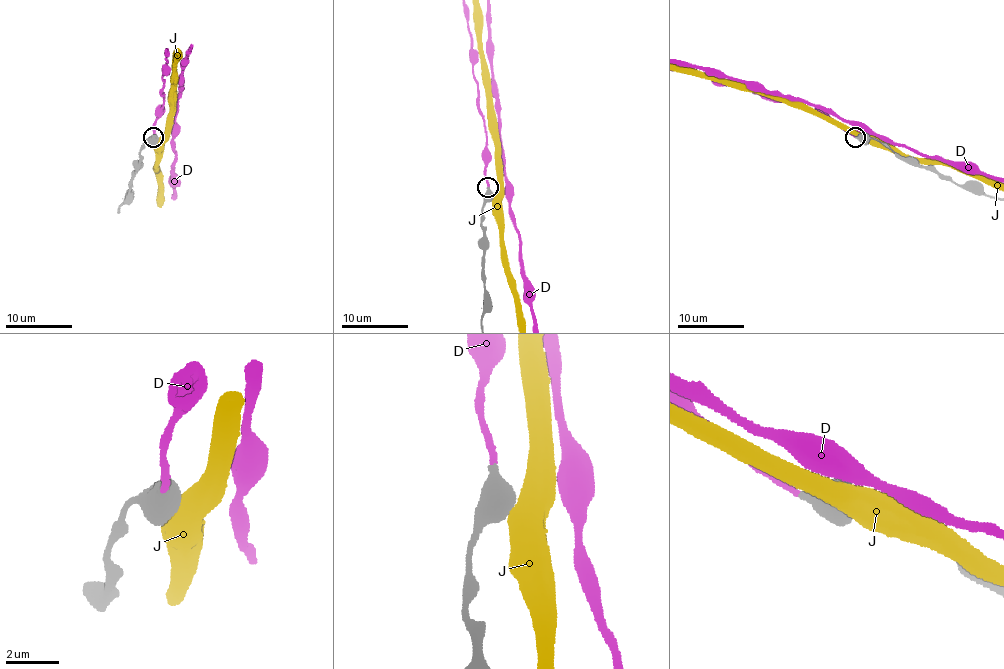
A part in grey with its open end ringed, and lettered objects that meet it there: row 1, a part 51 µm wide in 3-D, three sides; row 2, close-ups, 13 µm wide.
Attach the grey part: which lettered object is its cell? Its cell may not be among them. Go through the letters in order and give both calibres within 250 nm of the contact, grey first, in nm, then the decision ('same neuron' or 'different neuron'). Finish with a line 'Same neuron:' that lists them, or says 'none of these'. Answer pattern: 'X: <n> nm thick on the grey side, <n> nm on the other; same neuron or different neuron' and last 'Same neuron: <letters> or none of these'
D: 500 nm thick on the grey side, 220 nm on the other; same neuron
J: 850 nm thick on the grey side, 850 nm on the other; different neuron
Same neuron: D

